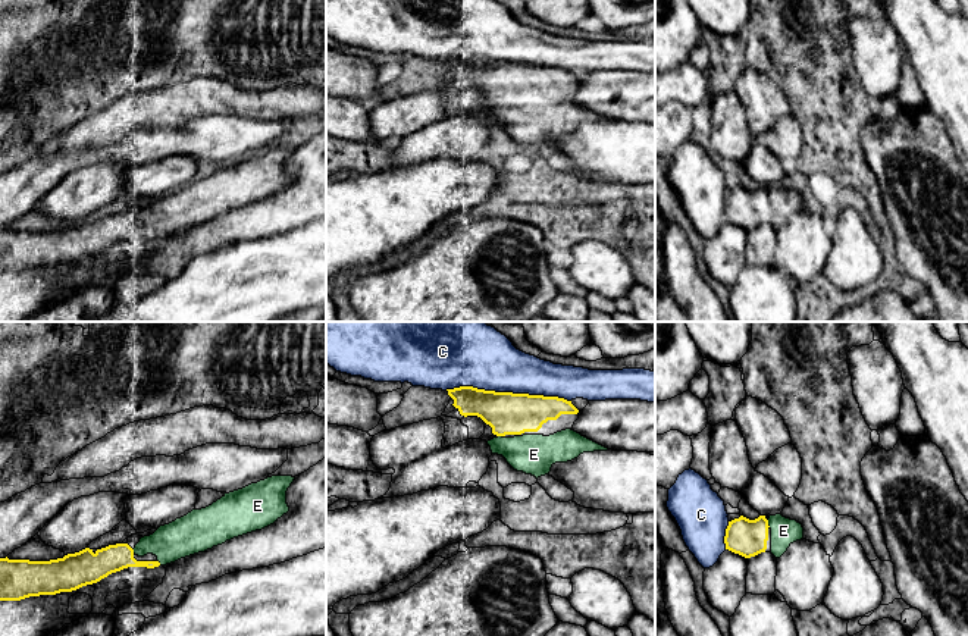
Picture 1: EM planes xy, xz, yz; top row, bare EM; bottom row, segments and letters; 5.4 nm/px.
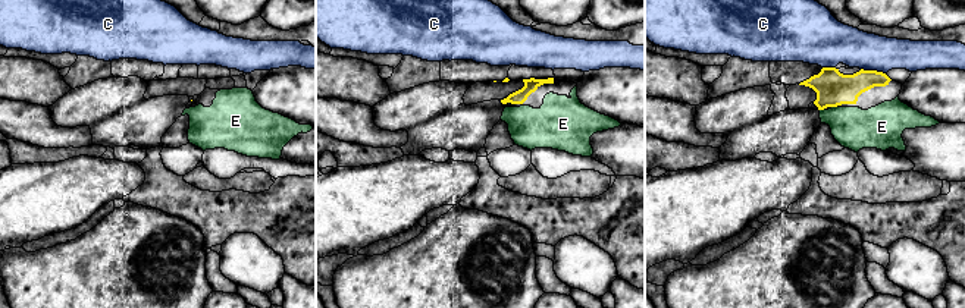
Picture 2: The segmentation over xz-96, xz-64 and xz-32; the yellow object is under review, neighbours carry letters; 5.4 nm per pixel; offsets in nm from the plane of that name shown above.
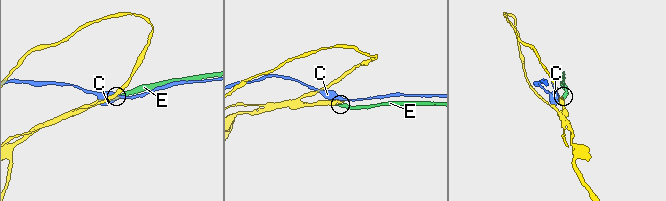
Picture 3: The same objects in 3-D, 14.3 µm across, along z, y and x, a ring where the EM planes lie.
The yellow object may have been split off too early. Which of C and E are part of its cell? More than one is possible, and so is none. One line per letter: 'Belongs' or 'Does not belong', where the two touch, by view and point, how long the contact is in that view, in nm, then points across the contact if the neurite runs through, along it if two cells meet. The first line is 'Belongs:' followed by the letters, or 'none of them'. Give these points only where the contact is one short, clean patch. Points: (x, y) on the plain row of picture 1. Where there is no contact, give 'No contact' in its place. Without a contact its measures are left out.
Belongs: E
C: Does not belong. Touches yellow at xz (508, 63). Shared border 700 nm
E: Belongs. Touches yellow at yz (767, 194). Shared border 40 nm

